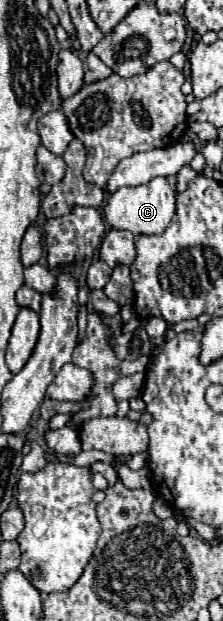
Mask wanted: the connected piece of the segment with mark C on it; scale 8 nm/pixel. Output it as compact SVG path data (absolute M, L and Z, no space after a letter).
M153 178L141 186L123 186L109 194L103 208L105 222L117 230L129 230L135 236L139 234L161 234L175 214L175 190L167 184L165 178Z

